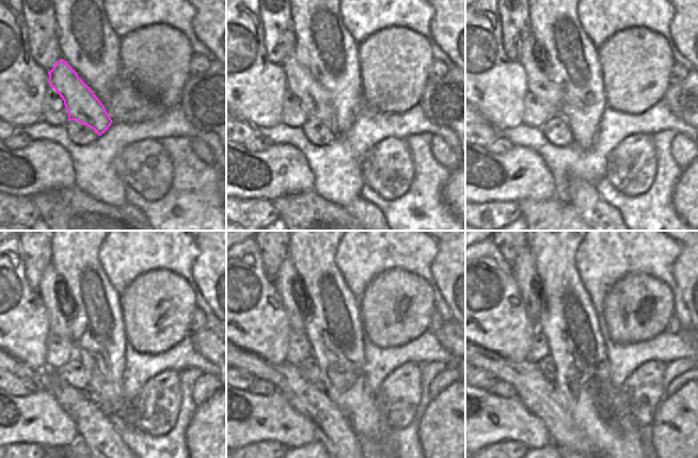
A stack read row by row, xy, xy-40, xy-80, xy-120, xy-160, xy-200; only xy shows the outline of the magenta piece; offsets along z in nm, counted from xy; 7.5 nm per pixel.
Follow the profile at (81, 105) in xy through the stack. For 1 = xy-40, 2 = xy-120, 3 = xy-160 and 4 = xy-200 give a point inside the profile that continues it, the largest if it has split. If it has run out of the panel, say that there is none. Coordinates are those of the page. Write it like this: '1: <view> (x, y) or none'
1: xy-40 (317, 104)
2: xy-120 (59, 313)
3: xy-160 (288, 284)
4: xy-200 (524, 268)

